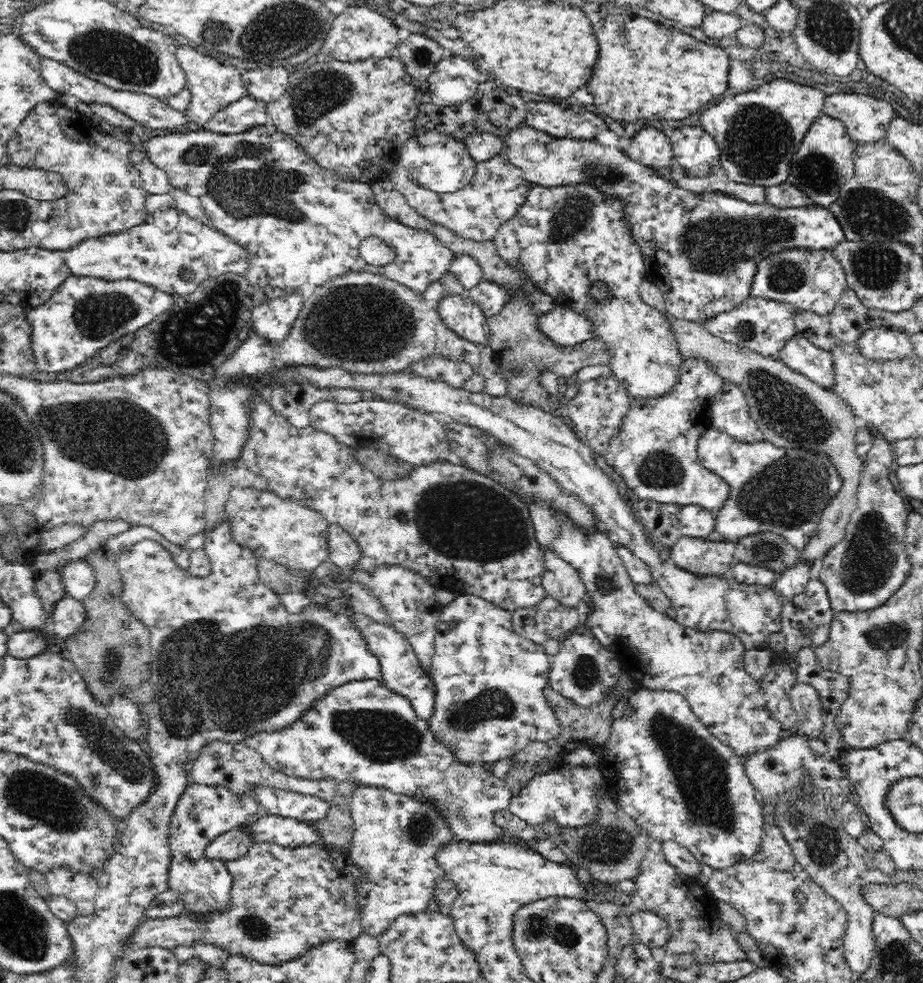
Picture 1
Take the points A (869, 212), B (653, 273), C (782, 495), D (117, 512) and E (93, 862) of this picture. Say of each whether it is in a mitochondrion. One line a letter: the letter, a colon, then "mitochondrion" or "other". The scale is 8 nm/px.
A: mitochondrion
B: other
C: mitochondrion
D: other
E: other

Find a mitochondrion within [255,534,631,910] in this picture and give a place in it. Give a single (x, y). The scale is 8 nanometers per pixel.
(382, 736)

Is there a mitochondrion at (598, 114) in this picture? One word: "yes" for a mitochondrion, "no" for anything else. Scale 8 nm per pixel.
no

